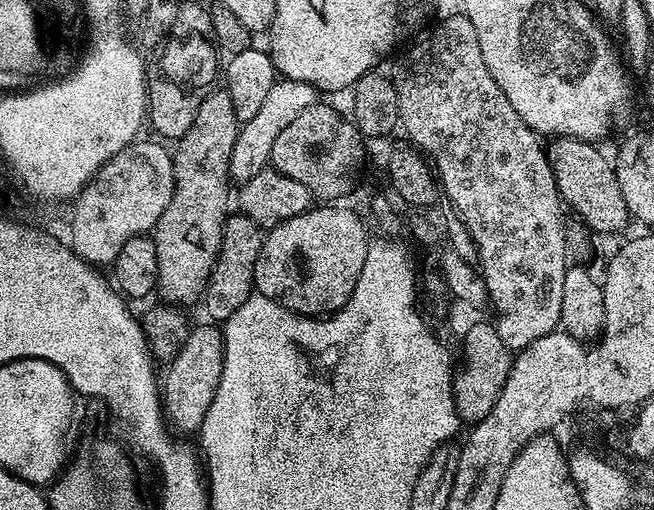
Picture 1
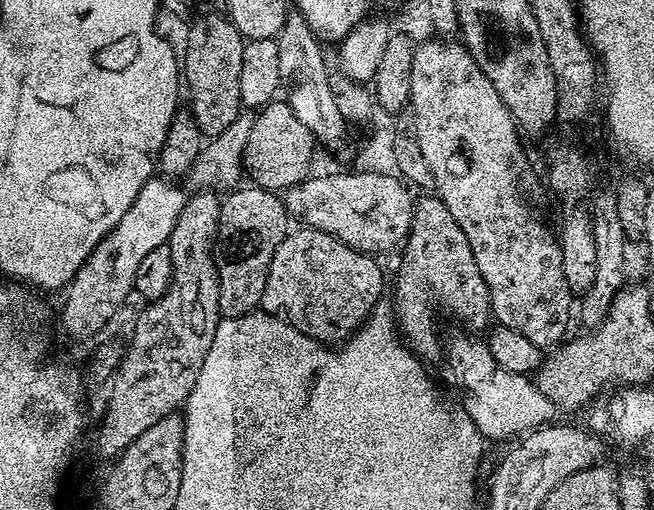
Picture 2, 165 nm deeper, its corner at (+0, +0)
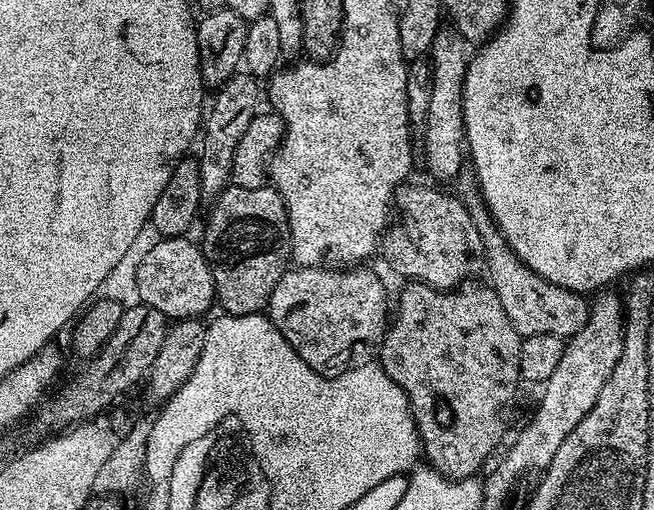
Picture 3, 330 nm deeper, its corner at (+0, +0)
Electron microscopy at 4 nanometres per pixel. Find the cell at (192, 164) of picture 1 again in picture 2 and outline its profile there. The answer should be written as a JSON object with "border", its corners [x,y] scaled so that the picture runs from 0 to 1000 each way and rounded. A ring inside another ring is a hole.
{"border":[[[324,20],[324,39],[306,39],[300,55],[294,55],[294,78],[287,84],[287,167],[284,169],[284,196],[291,206],[294,229],[313,269],[327,271],[339,263],[352,247],[352,239],[370,225],[364,153],[370,145],[370,98],[376,80],[365,59],[356,51],[347,29]]]}

